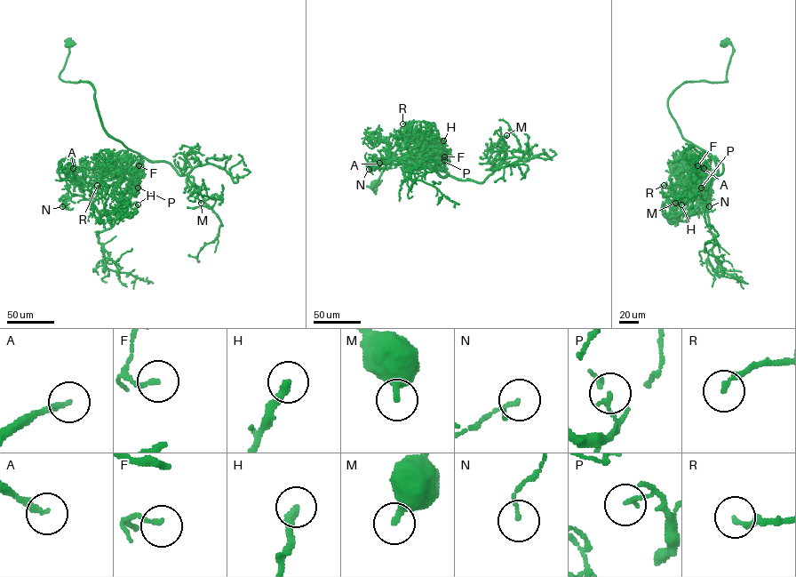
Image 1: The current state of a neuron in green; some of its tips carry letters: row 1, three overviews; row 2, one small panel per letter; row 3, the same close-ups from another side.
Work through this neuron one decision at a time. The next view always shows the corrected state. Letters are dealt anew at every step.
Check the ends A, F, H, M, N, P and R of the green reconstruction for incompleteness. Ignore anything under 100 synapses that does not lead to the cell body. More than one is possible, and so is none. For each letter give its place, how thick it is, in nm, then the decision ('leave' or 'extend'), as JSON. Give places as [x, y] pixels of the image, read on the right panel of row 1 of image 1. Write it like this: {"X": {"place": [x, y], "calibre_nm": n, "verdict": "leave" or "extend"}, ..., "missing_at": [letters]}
{"A": {"place": [704, 168], "calibre_nm": 240, "verdict": "leave"}, "F": {"place": [697, 165], "calibre_nm": 160, "verdict": "leave"}, "H": {"place": [681, 204], "calibre_nm": 280, "verdict": "leave"}, "M": {"place": [675, 203], "calibre_nm": 360, "verdict": "leave"}, "N": {"place": [709, 206], "calibre_nm": 120, "verdict": "leave"}, "P": {"place": [701, 188], "calibre_nm": 160, "verdict": "leave"}, "R": {"place": [664, 185], "calibre_nm": 190, "verdict": "leave"}, "missing_at": []}

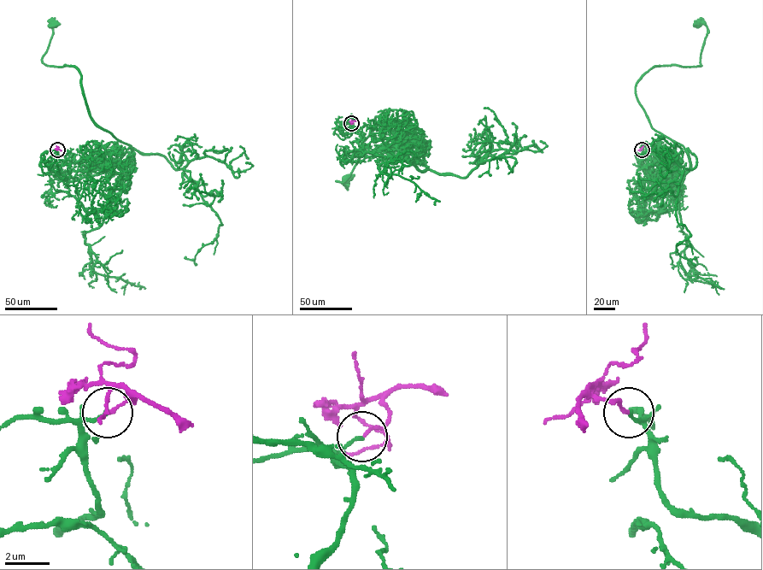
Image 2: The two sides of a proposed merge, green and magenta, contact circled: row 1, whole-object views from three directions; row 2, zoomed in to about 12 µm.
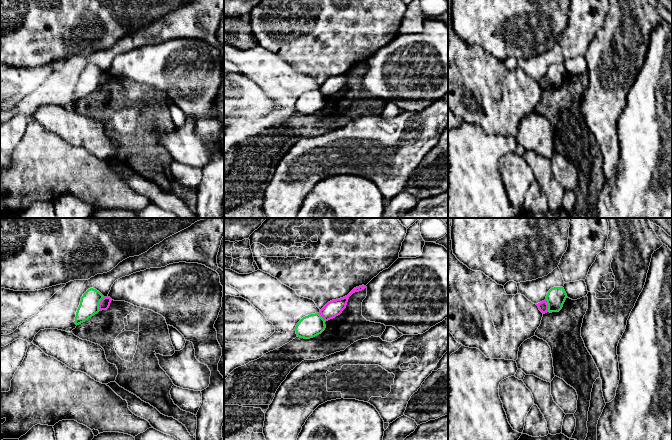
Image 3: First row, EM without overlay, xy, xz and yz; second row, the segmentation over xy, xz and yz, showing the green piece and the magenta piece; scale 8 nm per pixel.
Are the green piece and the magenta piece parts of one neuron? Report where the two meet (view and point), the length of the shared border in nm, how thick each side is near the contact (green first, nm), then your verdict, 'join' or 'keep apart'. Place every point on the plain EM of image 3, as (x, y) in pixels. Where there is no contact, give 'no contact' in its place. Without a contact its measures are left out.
contact xy (99, 79); length 120 nm; calibres 160 and 80 nm; keep apart

